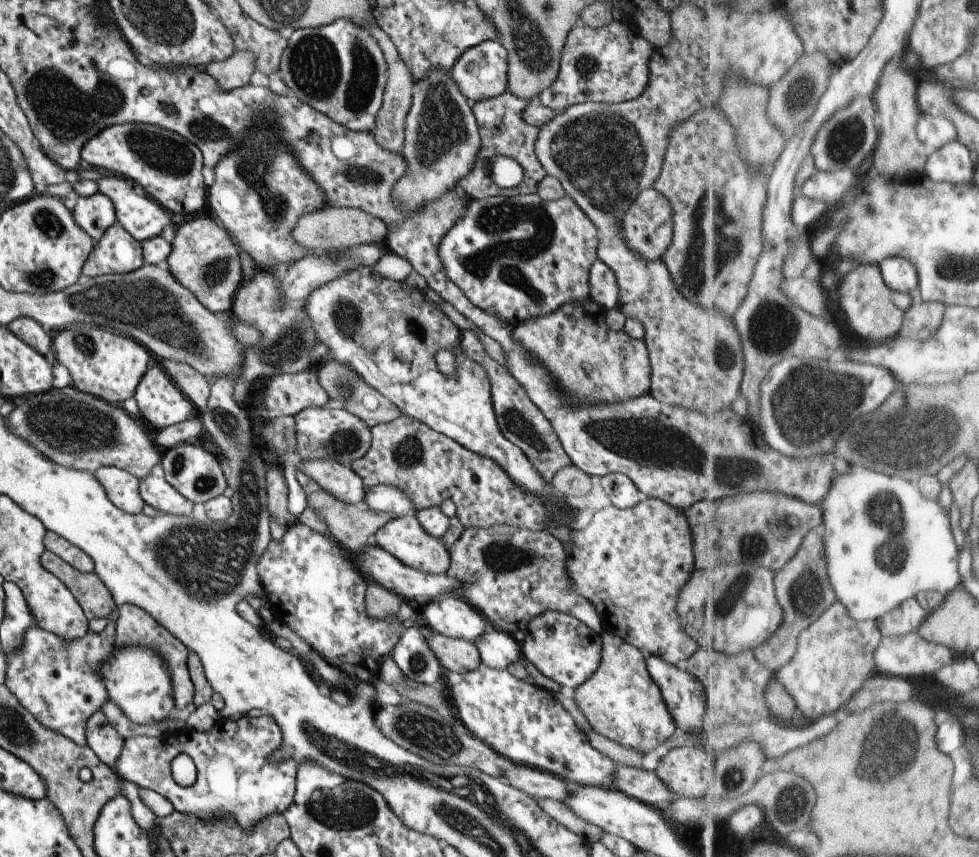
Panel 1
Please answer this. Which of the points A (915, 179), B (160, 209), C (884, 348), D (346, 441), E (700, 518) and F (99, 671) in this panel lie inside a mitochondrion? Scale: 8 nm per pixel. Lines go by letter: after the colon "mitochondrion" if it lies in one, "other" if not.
A: other
B: other
C: other
D: mitochondrion
E: other
F: other

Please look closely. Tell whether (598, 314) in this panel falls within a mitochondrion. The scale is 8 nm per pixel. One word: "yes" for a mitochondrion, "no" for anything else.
no

